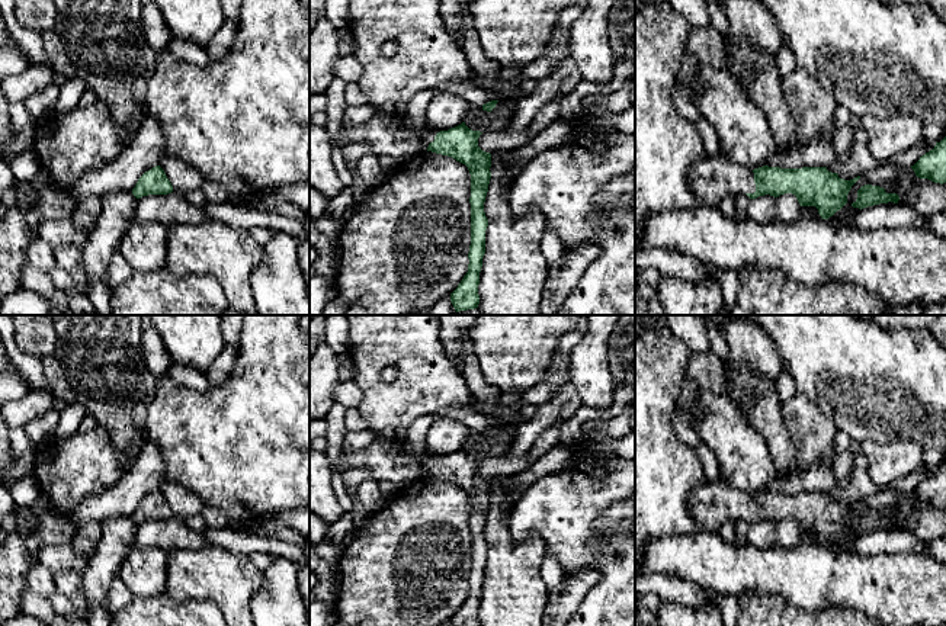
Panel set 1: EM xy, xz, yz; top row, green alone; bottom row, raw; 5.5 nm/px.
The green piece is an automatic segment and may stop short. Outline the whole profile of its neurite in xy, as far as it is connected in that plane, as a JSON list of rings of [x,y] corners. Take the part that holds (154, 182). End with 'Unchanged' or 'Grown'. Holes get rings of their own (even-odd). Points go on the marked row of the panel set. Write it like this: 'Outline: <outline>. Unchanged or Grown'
Outline: [[[160,166],[145,171],[132,189],[132,195],[140,199],[148,195],[167,195],[173,192],[173,186]]]. Unchanged

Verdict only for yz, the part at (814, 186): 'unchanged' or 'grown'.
grown

